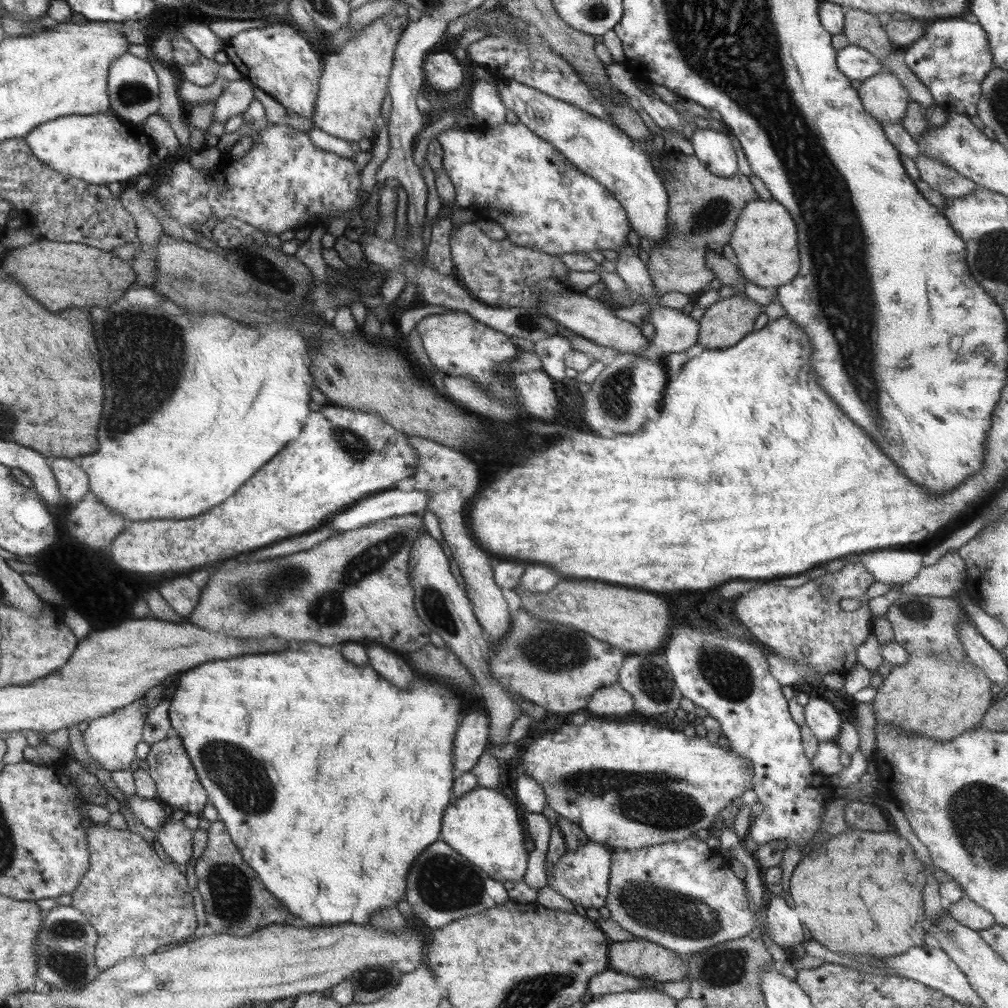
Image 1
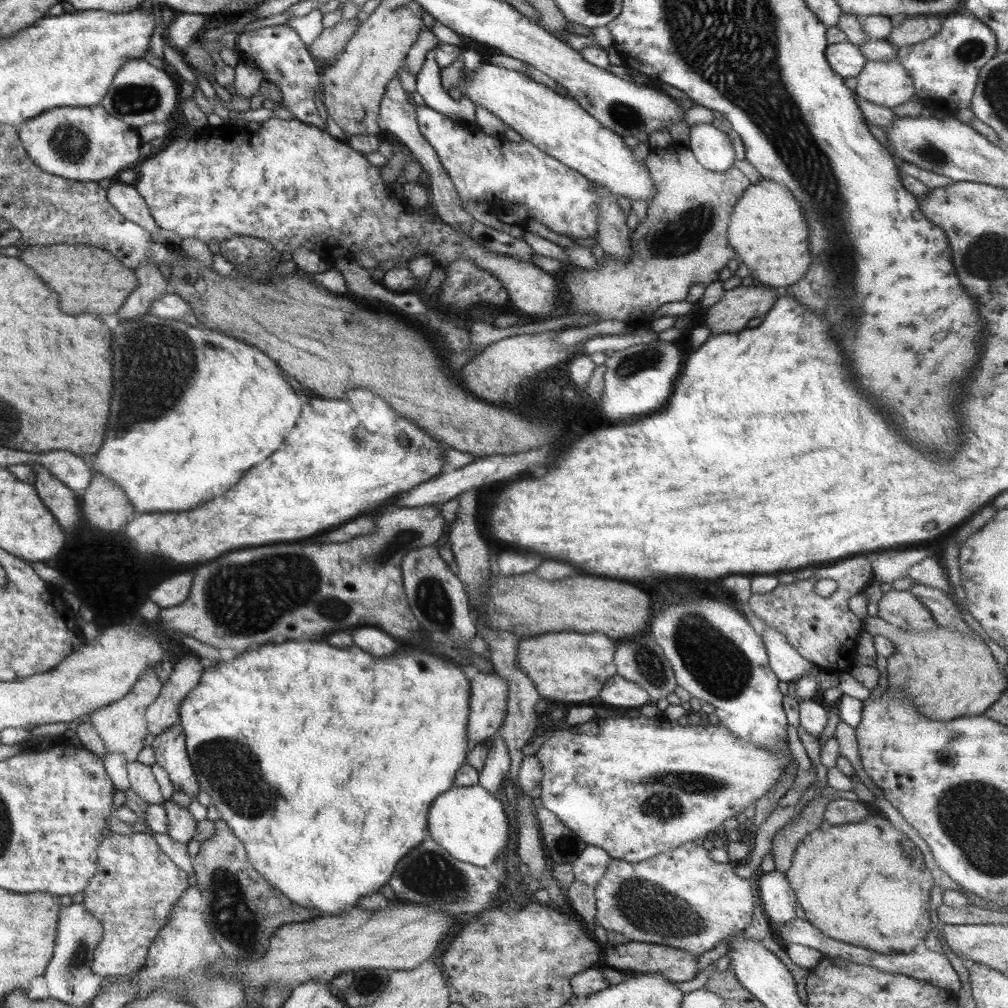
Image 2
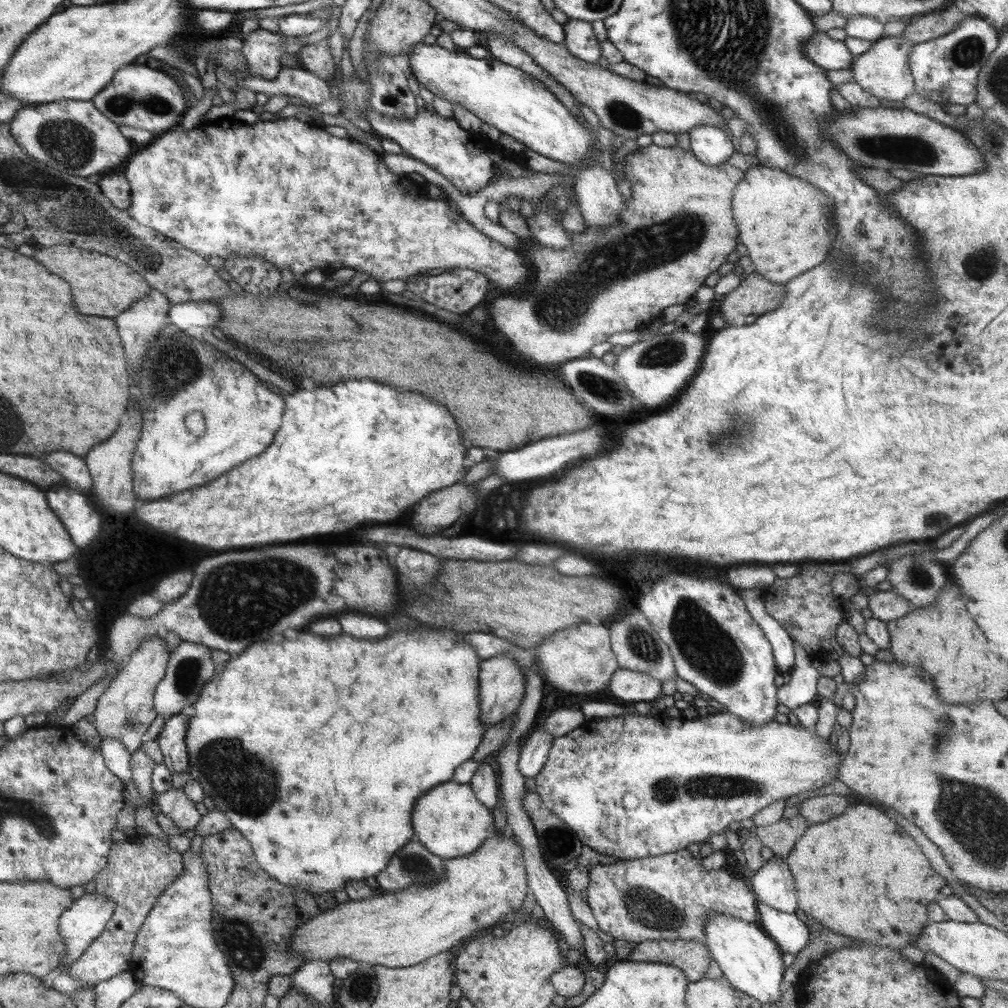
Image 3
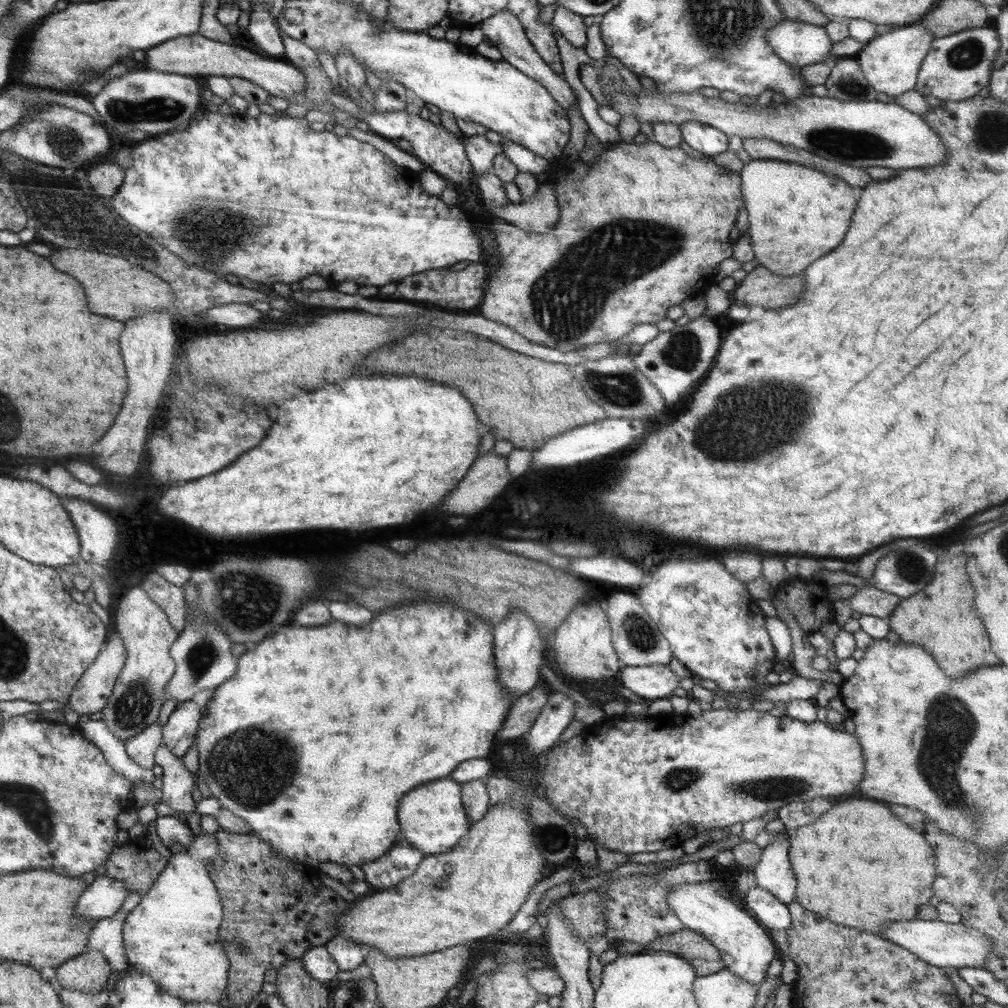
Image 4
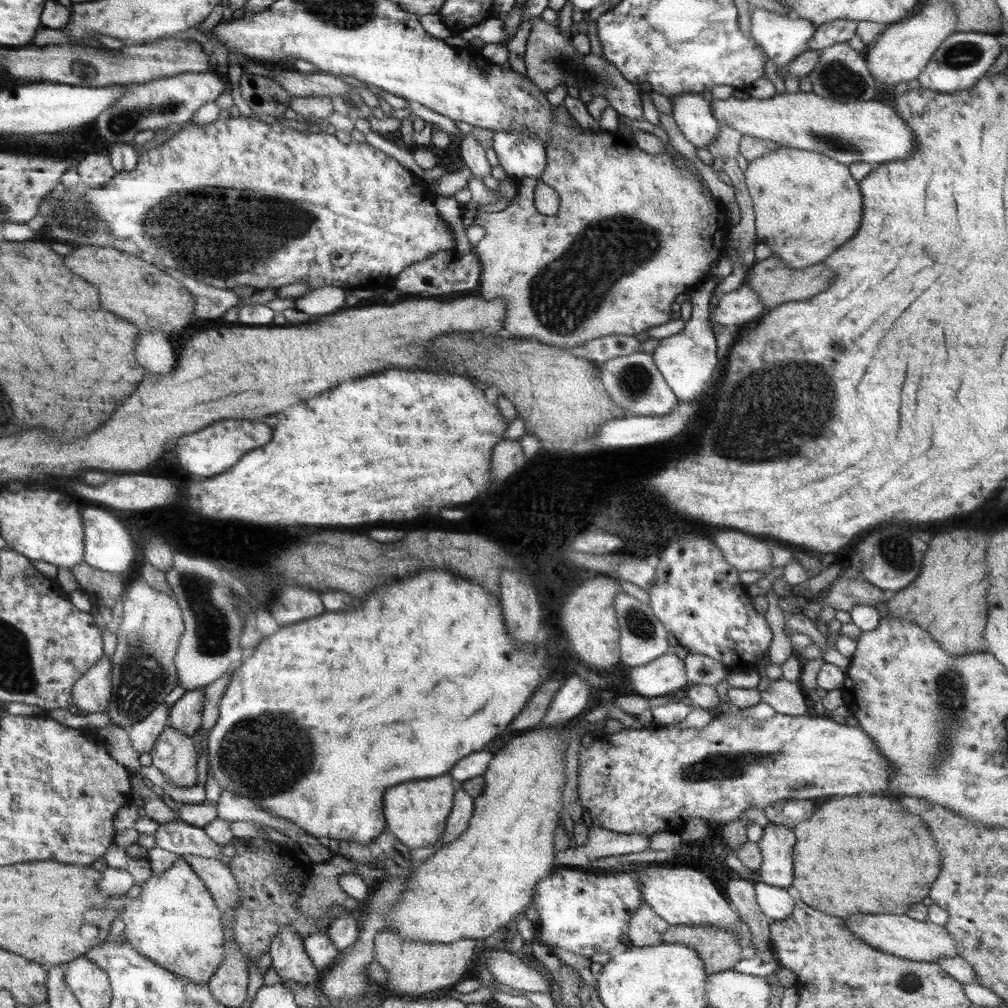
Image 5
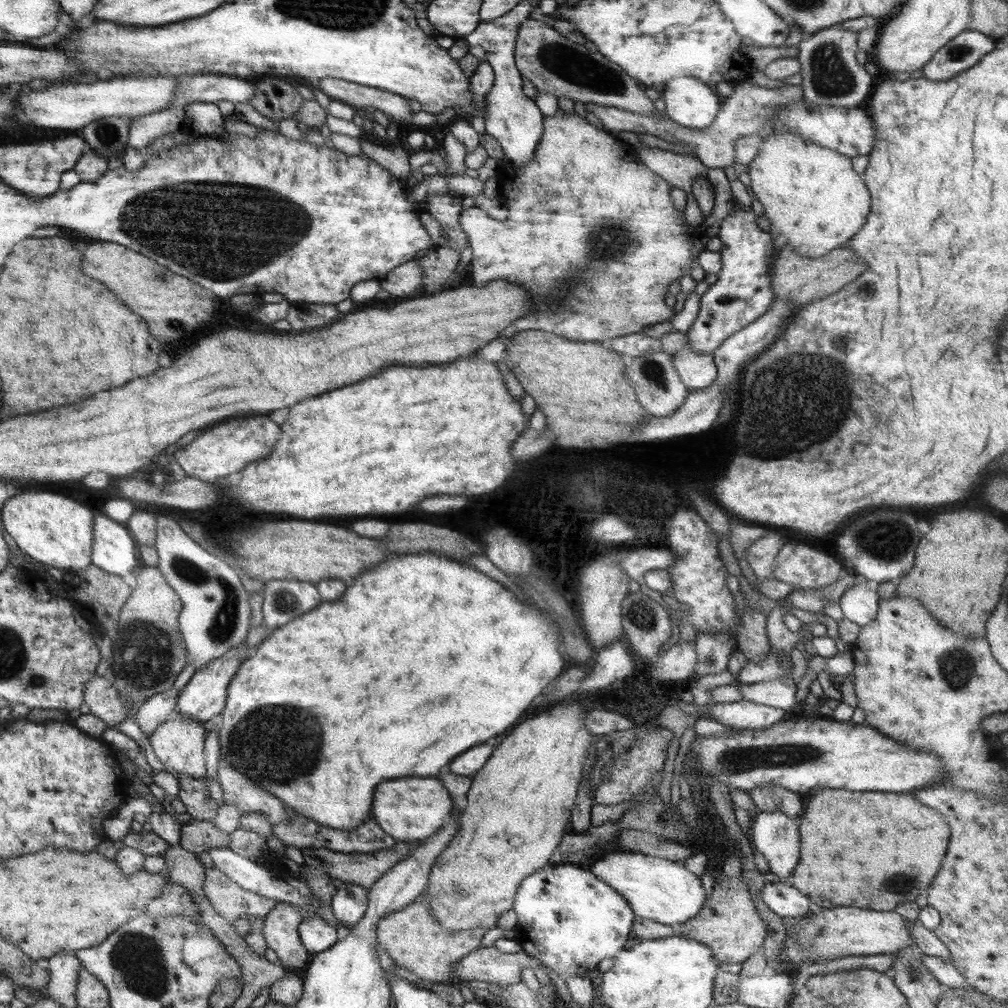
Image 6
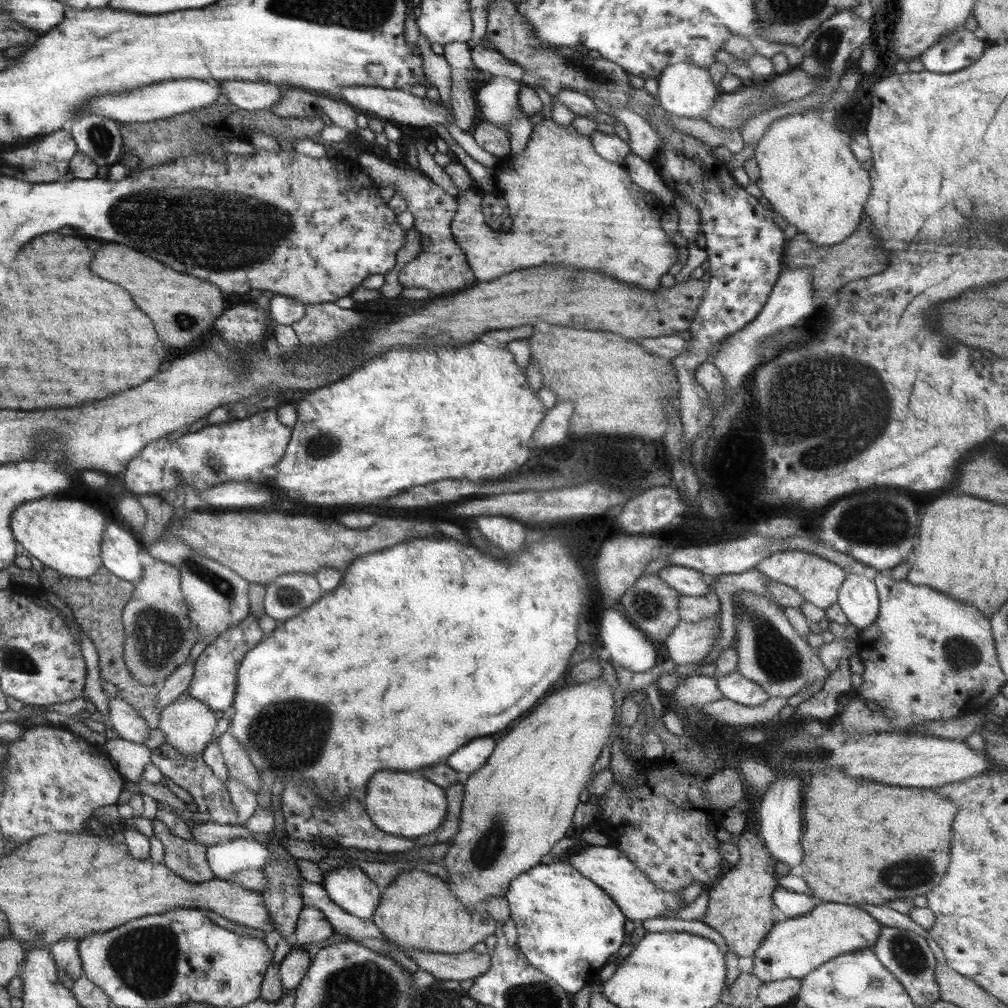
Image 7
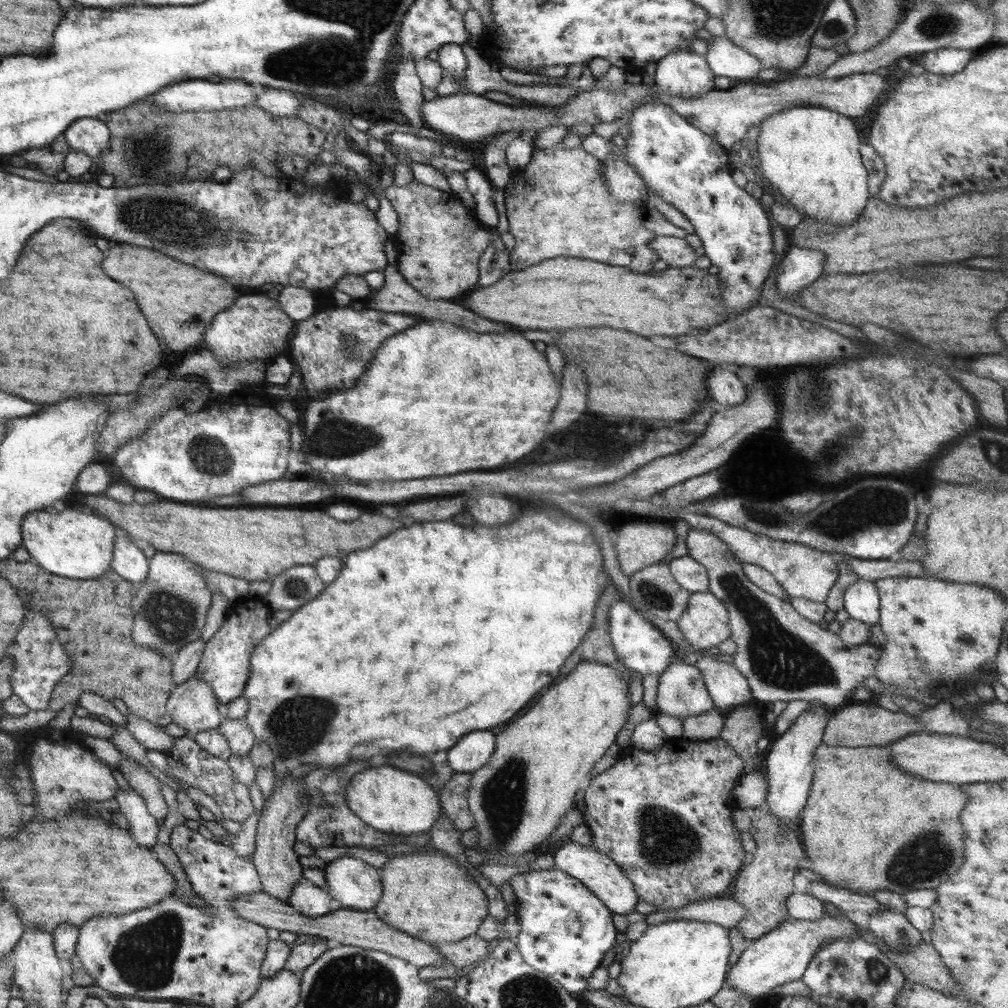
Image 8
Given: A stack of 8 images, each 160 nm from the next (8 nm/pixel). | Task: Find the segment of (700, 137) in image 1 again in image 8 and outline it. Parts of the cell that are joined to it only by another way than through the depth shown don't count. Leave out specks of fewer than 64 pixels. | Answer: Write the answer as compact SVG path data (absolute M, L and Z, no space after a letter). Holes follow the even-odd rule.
M674 51L657 62L654 82L663 93L678 98L692 98L715 89L715 74L710 70L705 55L694 51Z

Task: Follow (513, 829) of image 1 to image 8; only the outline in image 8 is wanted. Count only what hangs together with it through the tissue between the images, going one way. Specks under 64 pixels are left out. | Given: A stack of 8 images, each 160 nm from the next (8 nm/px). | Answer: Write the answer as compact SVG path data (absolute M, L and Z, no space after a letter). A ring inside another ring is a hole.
M392 766L368 768L349 780L345 788L348 808L368 826L395 836L412 836L428 833L442 813L441 800L434 787L420 775L406 774Z

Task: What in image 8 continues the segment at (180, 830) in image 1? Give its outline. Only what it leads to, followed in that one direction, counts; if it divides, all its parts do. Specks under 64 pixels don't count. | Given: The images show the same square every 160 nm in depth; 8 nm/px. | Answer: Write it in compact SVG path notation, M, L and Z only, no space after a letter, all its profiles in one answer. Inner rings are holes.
M196 676L189 678L172 690L168 700L169 716L187 730L186 736L216 729L223 722L216 710L216 697L213 687L204 679Z

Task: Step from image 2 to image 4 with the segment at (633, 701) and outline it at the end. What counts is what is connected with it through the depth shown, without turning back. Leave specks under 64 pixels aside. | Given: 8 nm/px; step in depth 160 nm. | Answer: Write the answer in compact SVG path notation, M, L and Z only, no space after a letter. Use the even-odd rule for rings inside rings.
M670 665L622 666L620 684L638 694L654 700L671 698L672 692L680 687L680 679L670 669Z

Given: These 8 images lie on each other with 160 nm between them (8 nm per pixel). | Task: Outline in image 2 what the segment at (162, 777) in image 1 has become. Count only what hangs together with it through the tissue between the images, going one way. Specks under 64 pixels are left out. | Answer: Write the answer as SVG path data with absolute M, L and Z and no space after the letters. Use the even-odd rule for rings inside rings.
M179 723L157 734L151 744L157 763L166 770L174 790L181 790L192 800L199 792L199 779L185 746L185 731Z

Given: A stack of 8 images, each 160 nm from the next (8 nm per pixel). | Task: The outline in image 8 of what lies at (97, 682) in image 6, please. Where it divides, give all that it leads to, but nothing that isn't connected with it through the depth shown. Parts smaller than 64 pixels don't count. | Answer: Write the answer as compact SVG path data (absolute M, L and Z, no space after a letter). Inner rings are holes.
M132 713L126 717L128 721L124 723L125 727L147 750L164 752L173 747L174 738L163 727Z

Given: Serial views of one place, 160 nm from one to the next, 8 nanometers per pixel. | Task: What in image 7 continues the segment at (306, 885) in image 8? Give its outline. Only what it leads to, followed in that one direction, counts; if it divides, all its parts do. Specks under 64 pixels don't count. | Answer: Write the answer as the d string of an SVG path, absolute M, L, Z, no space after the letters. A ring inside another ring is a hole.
M305 905L297 922L296 933L292 939L296 942L296 946L301 947L304 944L322 942L330 938L334 932L336 930L319 908L314 905Z

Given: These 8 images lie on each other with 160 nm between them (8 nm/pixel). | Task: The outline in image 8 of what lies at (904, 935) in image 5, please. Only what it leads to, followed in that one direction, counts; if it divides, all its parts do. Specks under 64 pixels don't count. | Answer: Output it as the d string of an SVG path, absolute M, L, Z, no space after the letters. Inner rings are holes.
M828 912L814 921L788 918L778 928L763 934L760 938L745 941L746 948L738 962L730 968L727 982L734 990L746 994L747 998L761 1002L776 986L802 979L810 960L824 943L839 938L851 938L854 932L859 935L859 927L856 924L846 917L836 919Z

